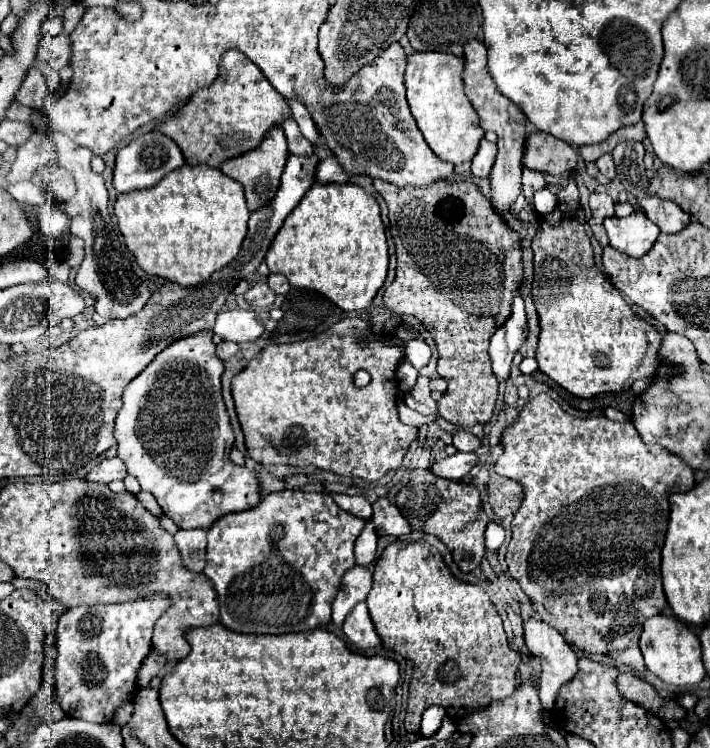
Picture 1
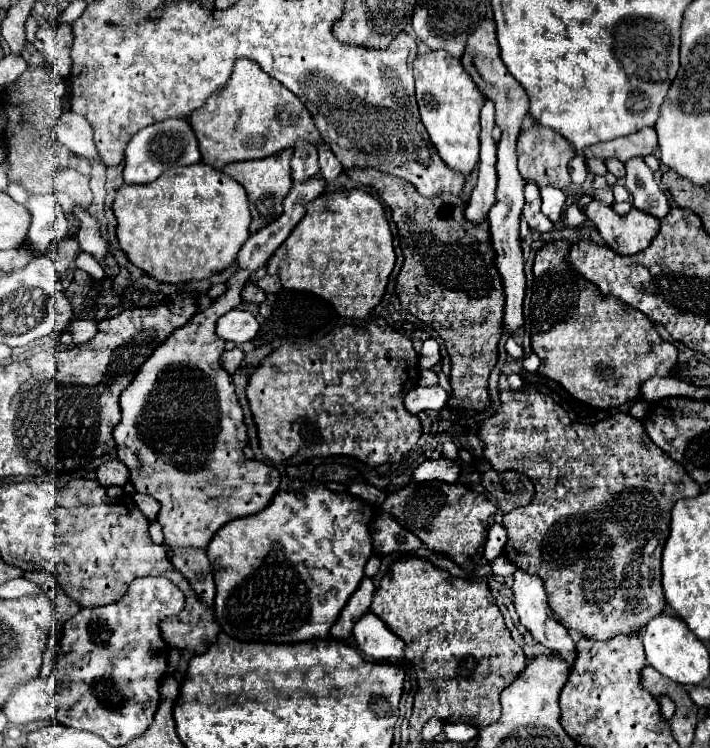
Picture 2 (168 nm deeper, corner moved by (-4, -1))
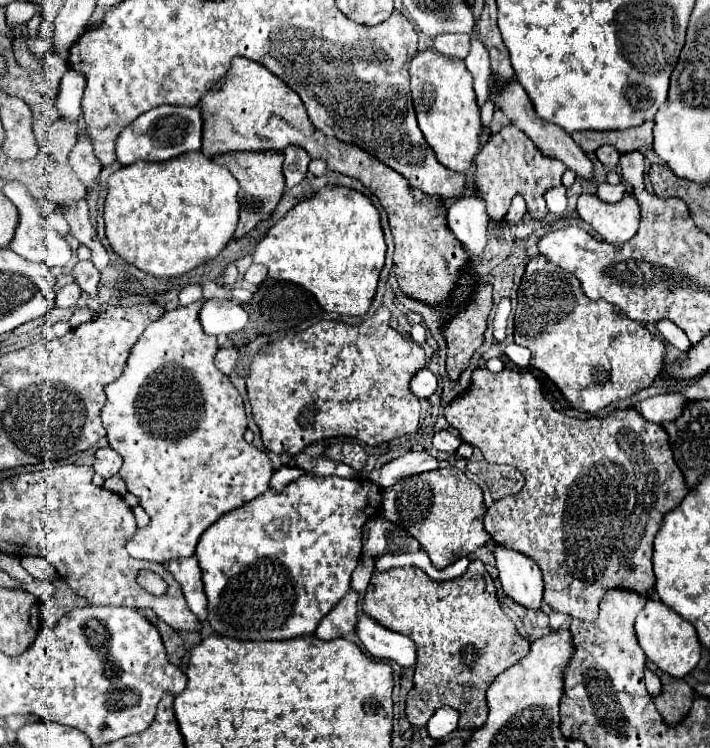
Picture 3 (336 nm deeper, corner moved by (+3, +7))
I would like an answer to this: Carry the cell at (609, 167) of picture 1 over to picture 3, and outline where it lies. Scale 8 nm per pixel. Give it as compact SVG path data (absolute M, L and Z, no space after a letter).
M600 146L600 148L596 150L596 156L598 156L598 160L600 160L604 166L608 166L608 168L618 166L620 154L618 154L618 150L616 150L614 146Z

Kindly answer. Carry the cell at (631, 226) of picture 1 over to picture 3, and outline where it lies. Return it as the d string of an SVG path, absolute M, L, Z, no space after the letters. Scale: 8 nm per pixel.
M582 194L578 198L578 214L610 244L630 240L640 224L638 202L628 194L618 204L604 204L598 196Z

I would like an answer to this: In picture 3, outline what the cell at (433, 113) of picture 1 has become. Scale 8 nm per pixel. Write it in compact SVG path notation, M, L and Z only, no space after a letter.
M436 50L418 52L410 64L410 82L420 130L438 162L454 172L466 172L480 148L478 138L482 122L472 88L472 74L468 72L464 60L442 56Z

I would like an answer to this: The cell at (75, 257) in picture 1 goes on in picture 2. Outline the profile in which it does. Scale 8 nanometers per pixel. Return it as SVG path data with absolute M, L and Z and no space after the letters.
M81 252L81 254L77 256L75 264L77 264L79 270L85 270L85 272L87 272L91 278L95 278L95 280L101 280L101 278L105 276L105 270L99 266L99 262L97 262L91 254L87 254L87 252Z

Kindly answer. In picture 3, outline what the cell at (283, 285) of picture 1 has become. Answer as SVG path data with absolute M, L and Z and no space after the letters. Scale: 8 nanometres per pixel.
M252 264L252 266L246 270L244 280L250 282L250 284L260 286L266 280L266 274L268 274L266 266L262 266L262 264Z

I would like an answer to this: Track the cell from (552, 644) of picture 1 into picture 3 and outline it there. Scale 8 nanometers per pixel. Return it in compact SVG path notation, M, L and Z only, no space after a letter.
M494 544L494 558L496 568L500 570L498 578L502 582L502 590L524 608L538 610L544 590L538 564L530 556L500 544Z

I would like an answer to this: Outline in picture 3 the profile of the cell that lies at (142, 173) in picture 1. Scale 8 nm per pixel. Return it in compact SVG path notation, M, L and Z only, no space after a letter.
M156 106L130 122L116 142L116 156L124 166L136 160L164 162L202 146L202 112L198 106Z

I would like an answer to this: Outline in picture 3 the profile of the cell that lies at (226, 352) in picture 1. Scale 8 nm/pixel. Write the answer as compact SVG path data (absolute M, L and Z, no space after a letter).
M220 348L218 354L216 354L216 368L218 368L222 374L230 376L230 372L232 372L234 366L236 366L236 360L238 360L236 348Z

